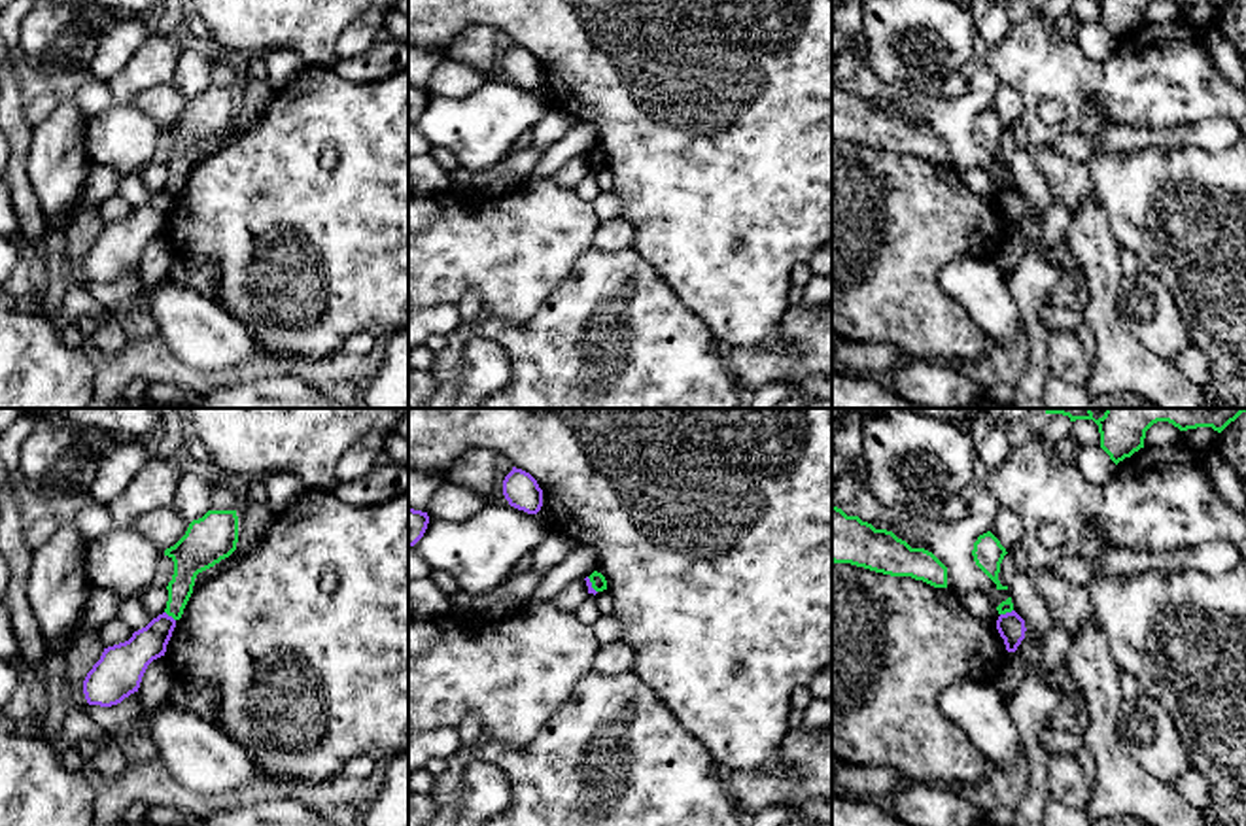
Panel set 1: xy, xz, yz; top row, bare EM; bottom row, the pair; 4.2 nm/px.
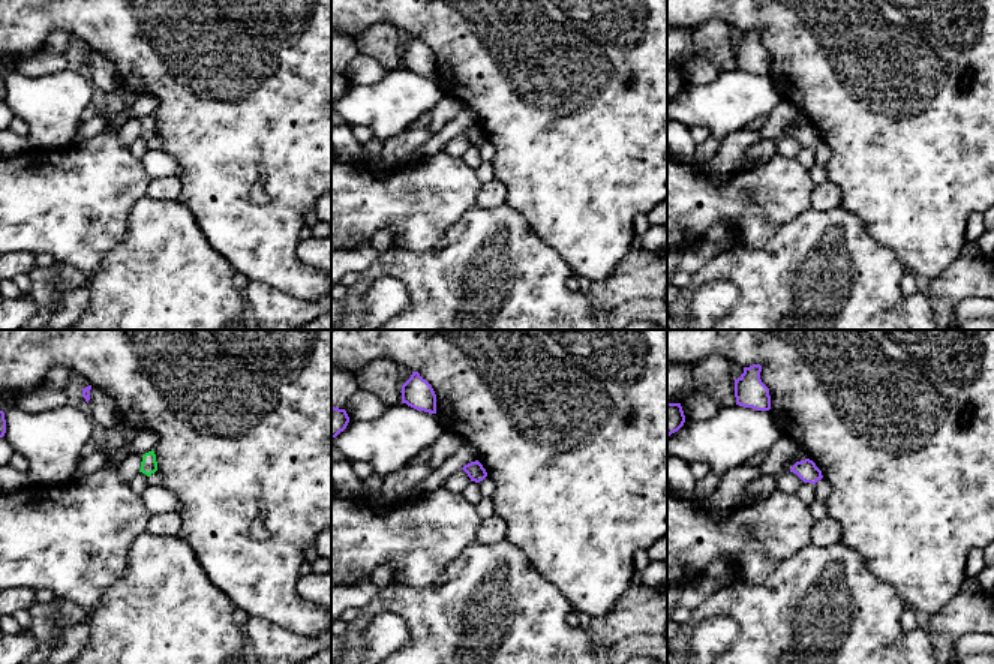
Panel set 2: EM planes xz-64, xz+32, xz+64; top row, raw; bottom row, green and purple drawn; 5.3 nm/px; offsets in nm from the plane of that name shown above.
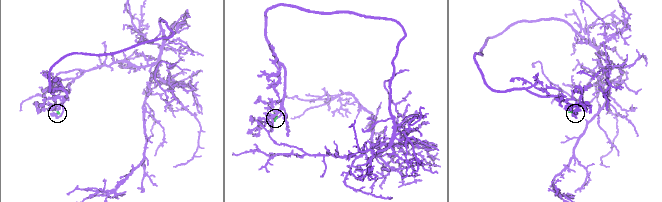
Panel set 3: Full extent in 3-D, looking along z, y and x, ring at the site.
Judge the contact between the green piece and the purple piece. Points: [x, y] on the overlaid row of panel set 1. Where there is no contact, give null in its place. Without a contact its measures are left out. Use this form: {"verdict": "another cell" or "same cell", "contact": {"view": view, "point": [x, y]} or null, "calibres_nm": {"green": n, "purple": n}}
{"verdict": "another cell", "contact": {"view": "xy", "point": [171, 615]}, "calibres_nm": {"green": 140, "purple": 160}}

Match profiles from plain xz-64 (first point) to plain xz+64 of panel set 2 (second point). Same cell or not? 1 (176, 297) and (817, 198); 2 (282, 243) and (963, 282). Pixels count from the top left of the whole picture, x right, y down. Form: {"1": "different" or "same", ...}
{"1": "different", "2": "different"}

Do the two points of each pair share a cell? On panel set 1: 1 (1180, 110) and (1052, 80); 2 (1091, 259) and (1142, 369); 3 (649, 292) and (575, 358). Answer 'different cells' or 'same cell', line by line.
1: same cell
2: same cell
3: same cell

